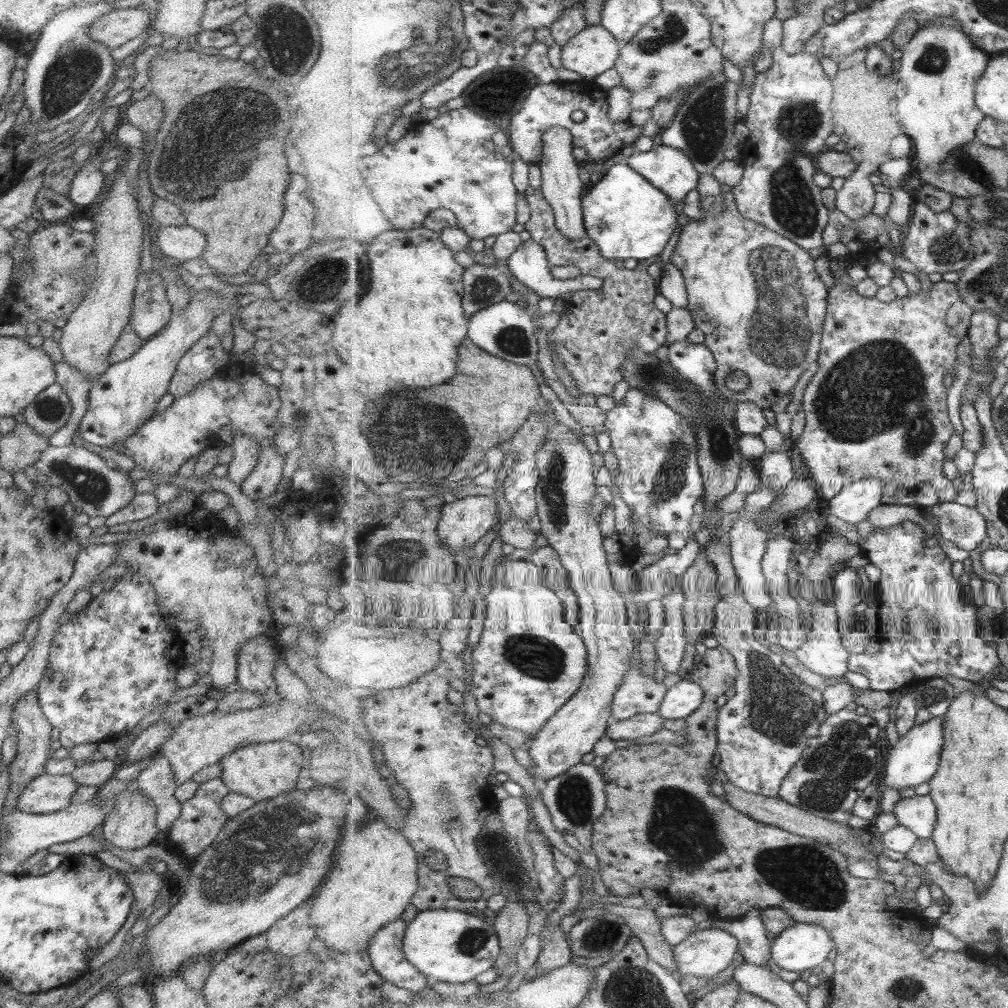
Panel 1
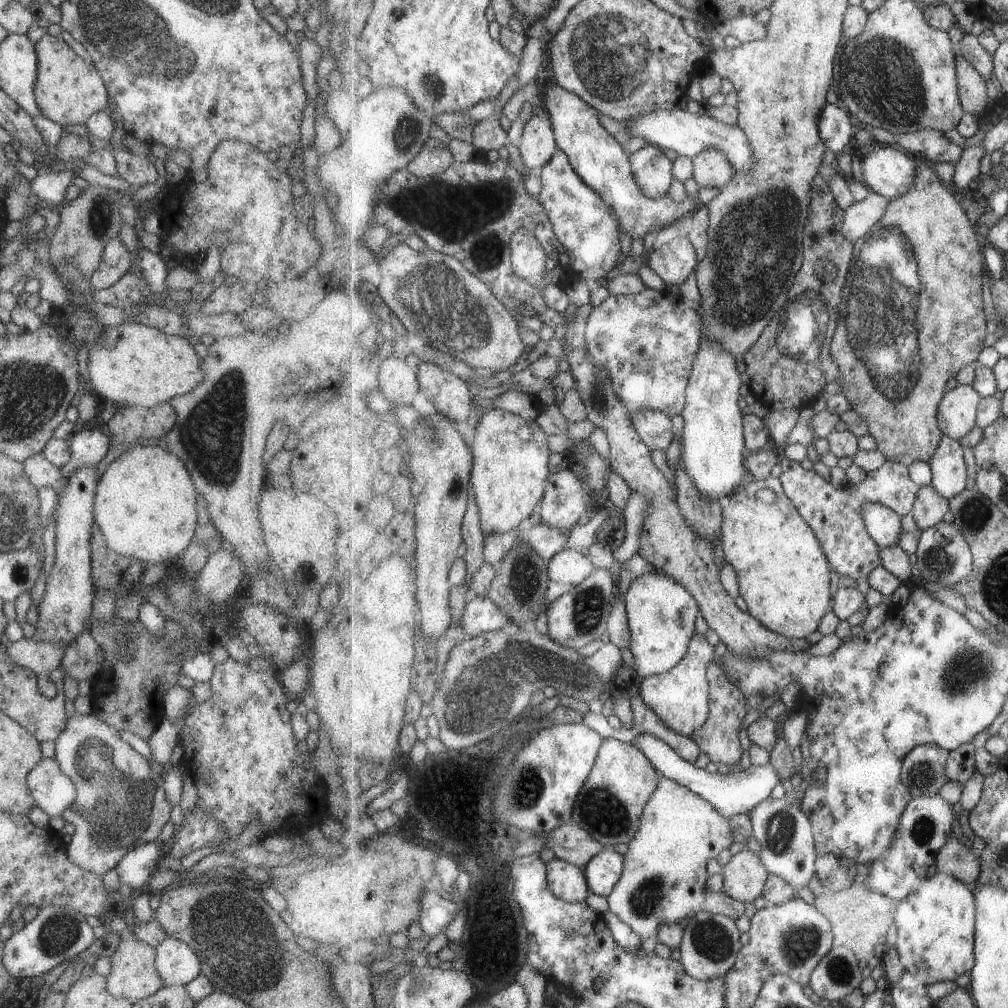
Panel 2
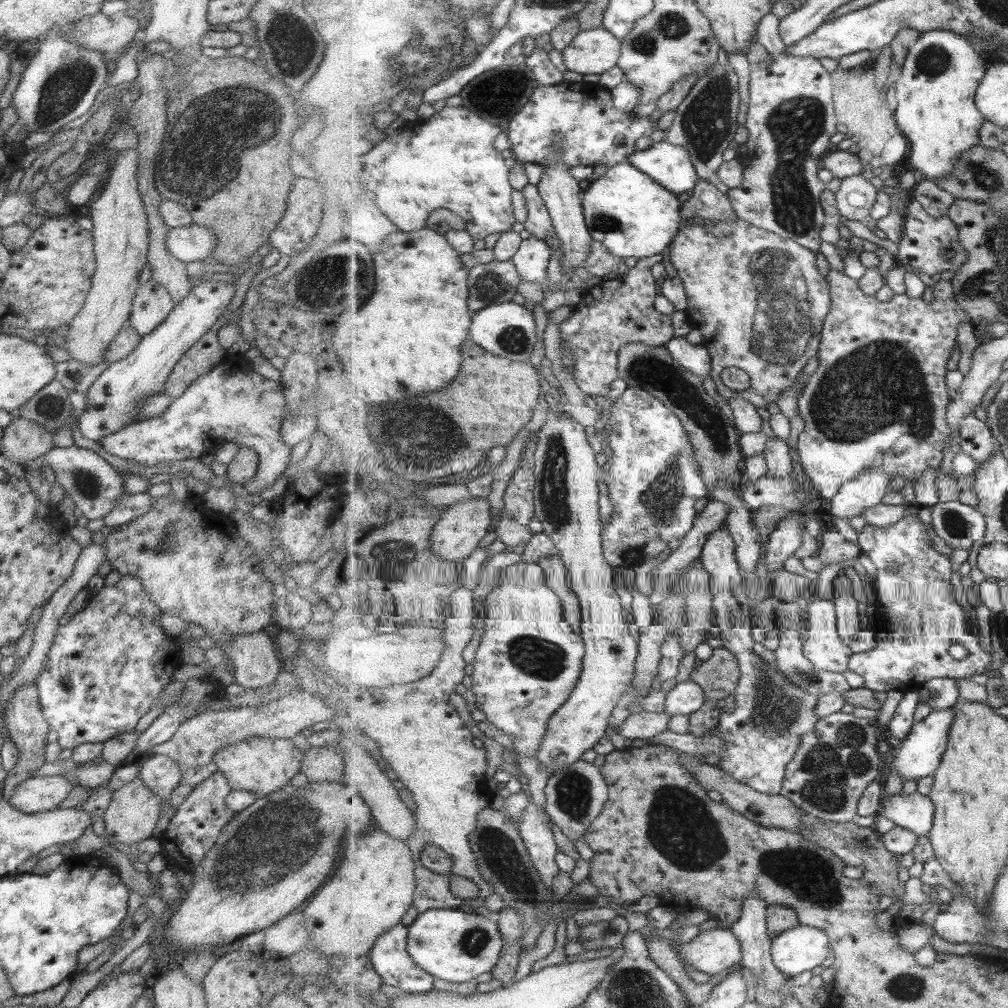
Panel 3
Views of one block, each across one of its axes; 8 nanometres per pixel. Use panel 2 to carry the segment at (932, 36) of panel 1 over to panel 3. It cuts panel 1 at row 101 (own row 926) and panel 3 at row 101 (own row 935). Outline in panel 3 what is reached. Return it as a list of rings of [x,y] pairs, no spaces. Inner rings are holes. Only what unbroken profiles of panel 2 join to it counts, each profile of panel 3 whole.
[[[935,29],[922,33],[910,43],[909,52],[901,58],[904,59],[904,66],[895,84],[899,100],[896,121],[900,133],[911,143],[911,154],[908,158],[910,170],[916,170],[920,179],[934,181],[948,178],[962,156],[980,145],[980,133],[986,118],[978,109],[976,96],[991,61],[976,49],[967,37],[950,29]]]

